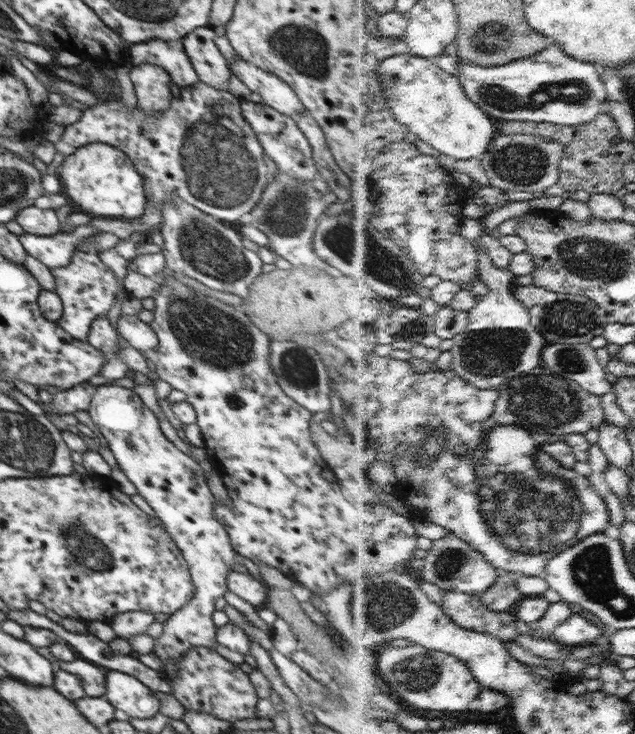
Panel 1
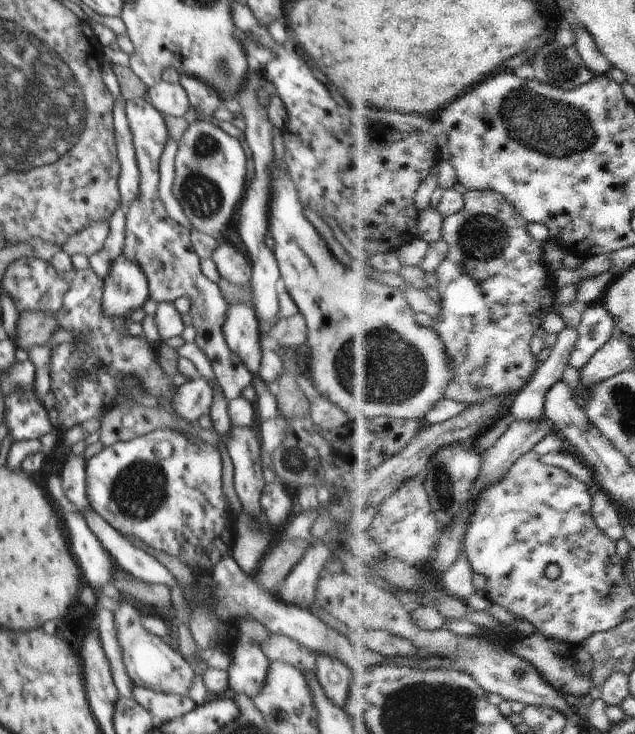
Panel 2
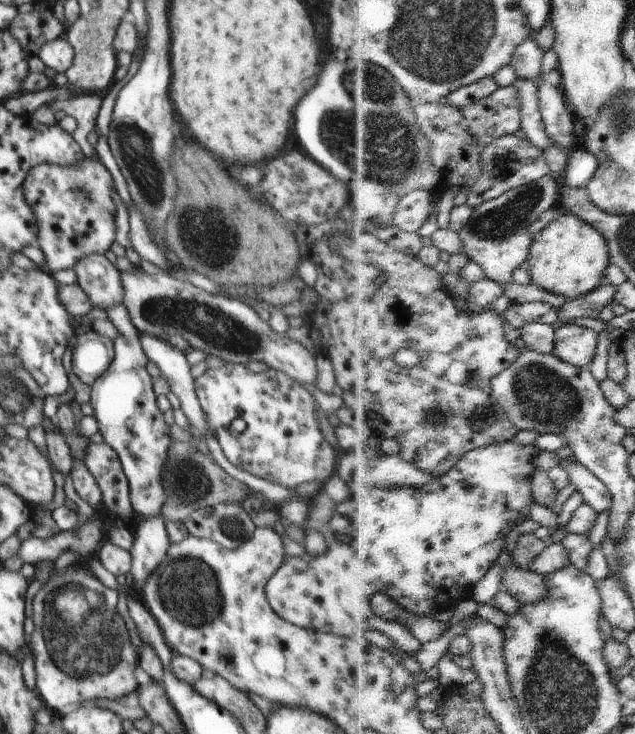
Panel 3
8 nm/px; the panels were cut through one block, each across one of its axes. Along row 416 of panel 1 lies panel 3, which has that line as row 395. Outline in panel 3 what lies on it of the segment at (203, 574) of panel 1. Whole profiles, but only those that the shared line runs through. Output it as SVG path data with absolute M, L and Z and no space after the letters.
M124 305L106 311L108 318L119 328L121 335L113 340L114 360L92 384L90 404L99 431L119 456L129 482L129 497L134 511L140 516L160 516L167 492L163 485L163 471L168 460L168 448L175 440L169 437L164 412L157 405L152 380L146 369L146 353L139 339L139 330L132 324Z

